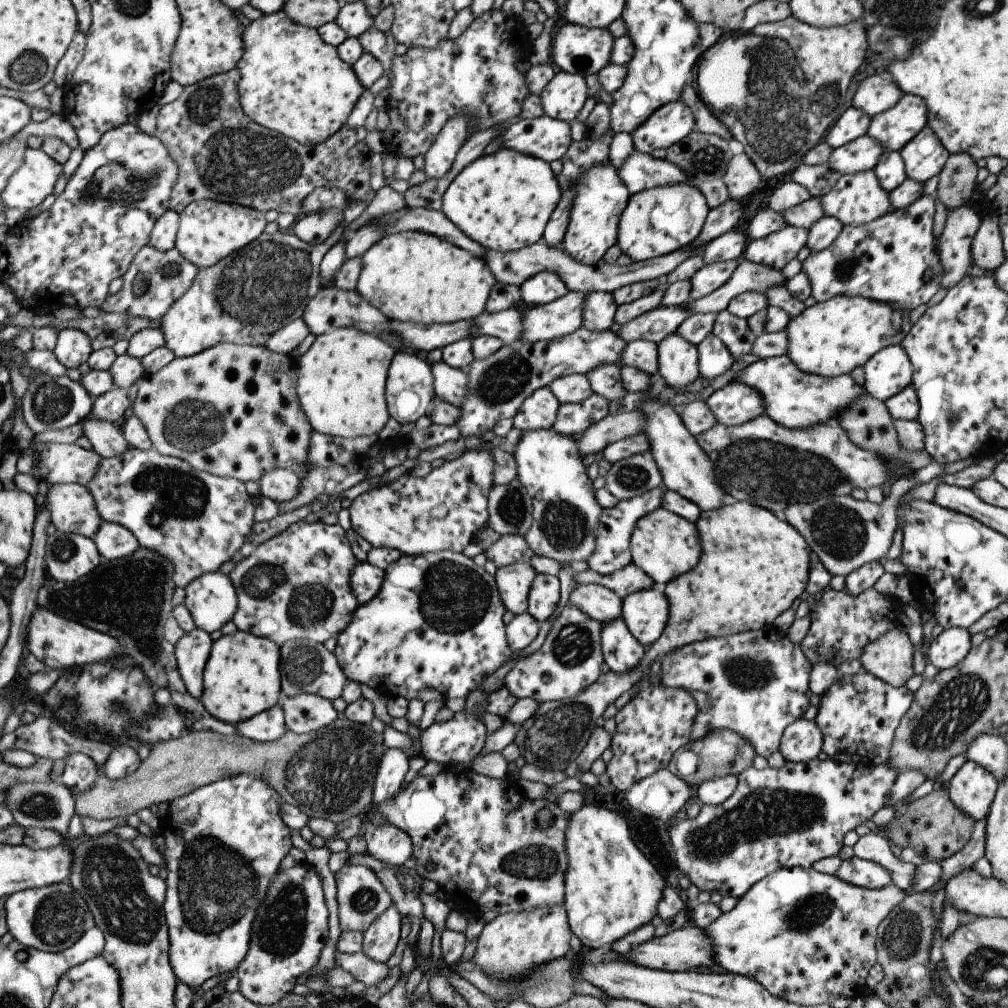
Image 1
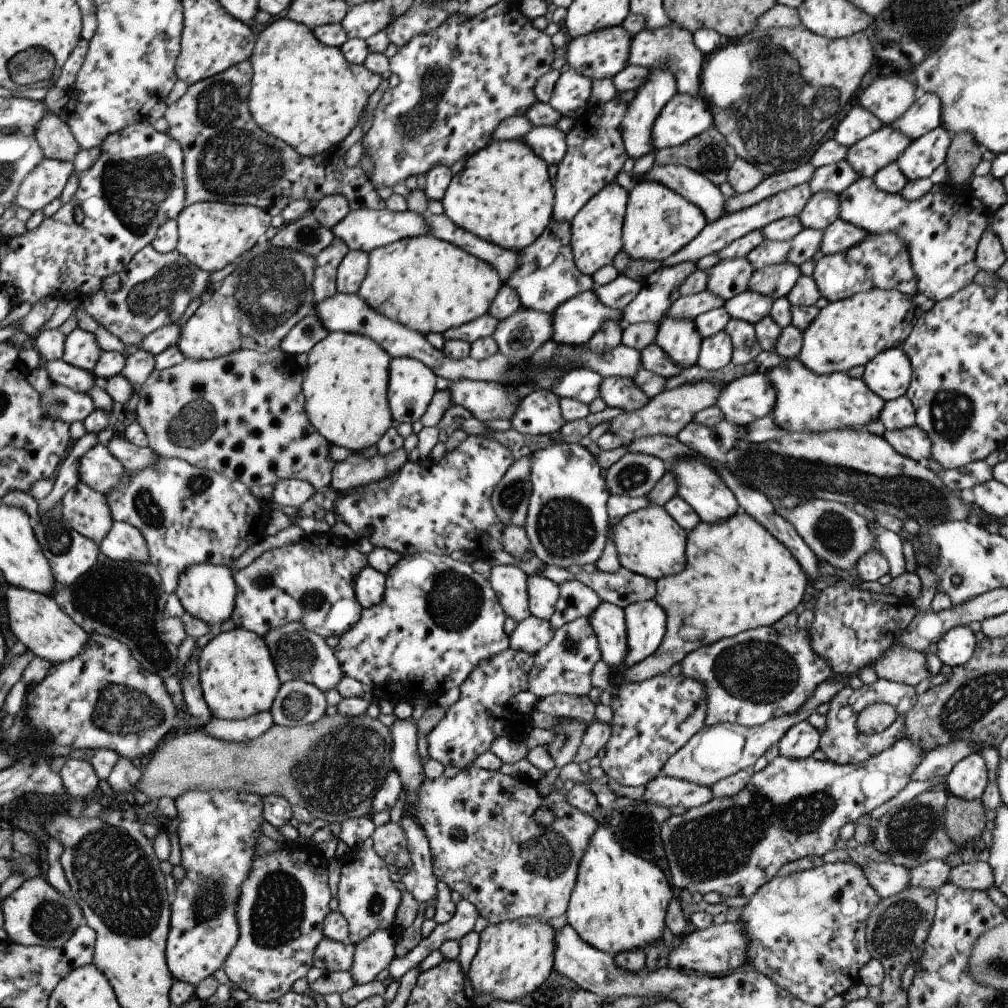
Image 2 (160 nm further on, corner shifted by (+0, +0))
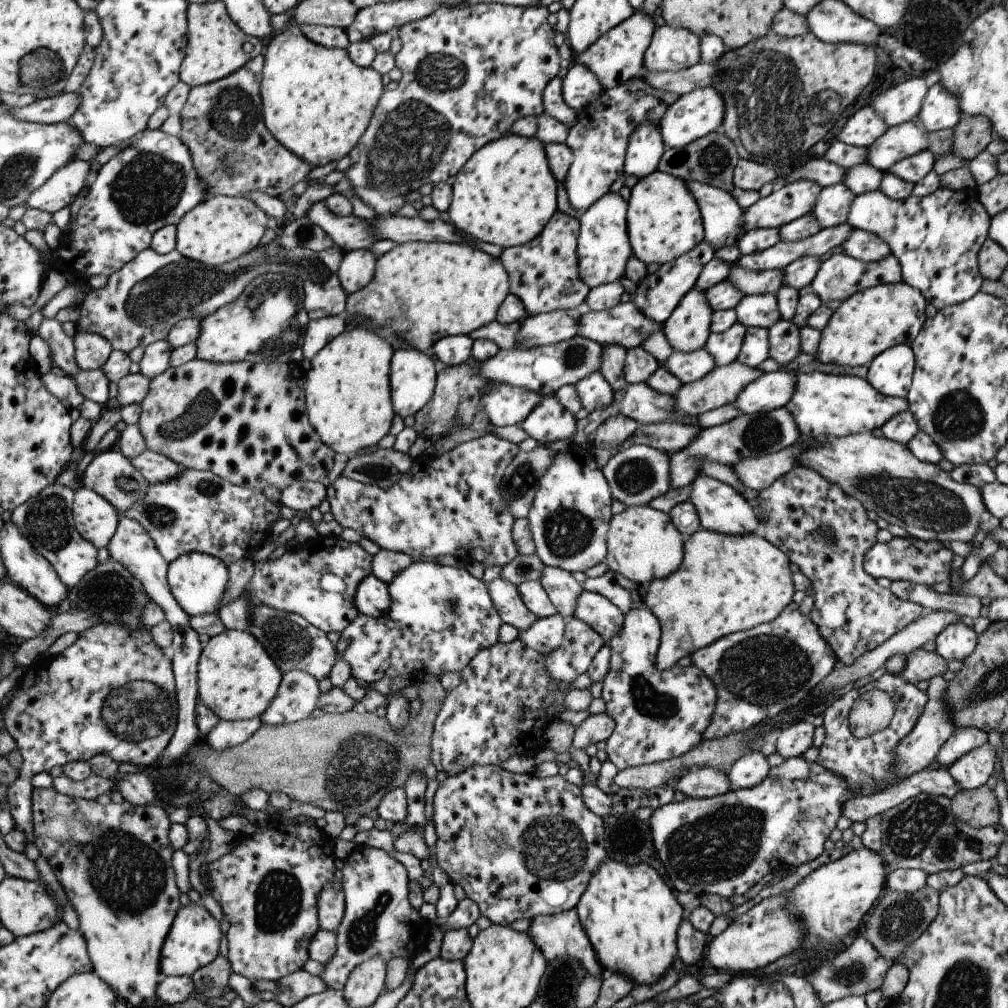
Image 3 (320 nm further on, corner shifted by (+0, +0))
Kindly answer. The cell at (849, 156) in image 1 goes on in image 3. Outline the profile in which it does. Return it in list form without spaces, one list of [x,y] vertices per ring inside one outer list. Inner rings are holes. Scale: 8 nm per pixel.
[[[907,121],[889,127],[867,148],[866,161],[873,168],[885,172],[894,162],[929,151],[932,159],[952,154],[952,129],[926,131],[915,122]]]

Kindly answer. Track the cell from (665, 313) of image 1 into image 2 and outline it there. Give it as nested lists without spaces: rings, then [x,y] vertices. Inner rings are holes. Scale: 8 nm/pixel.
[[[703,289],[701,292],[692,295],[681,295],[669,307],[664,318],[688,318],[693,320],[697,315],[723,307],[724,304],[725,300],[720,296],[715,296],[711,291]]]

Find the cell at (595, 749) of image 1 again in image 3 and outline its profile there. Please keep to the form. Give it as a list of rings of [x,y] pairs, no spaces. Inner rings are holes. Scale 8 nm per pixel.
[[[604,712],[588,715],[579,725],[575,726],[572,746],[584,749],[589,744],[605,740],[611,734],[613,727],[613,719]]]

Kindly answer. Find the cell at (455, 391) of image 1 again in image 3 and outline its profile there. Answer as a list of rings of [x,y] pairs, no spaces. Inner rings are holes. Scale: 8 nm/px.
[[[493,383],[489,384],[480,403],[484,413],[487,413],[489,417],[490,424],[495,427],[504,427],[519,425],[542,401],[542,398],[545,397],[526,388]]]

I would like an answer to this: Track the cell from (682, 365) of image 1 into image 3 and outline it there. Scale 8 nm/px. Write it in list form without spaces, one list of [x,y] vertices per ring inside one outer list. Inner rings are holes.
[[[691,287],[662,322],[662,333],[673,351],[682,353],[704,348],[712,315],[706,291]]]

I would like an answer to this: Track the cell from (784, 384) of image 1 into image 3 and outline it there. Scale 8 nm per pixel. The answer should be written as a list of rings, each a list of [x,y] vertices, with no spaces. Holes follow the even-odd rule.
[[[796,372],[793,394],[785,408],[794,418],[801,436],[813,439],[877,433],[892,416],[908,410],[906,399],[885,396],[877,392],[865,379],[851,375]]]

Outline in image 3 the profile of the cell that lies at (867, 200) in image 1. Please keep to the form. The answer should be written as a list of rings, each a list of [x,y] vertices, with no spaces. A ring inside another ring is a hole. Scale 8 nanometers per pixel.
[[[941,186],[924,197],[911,195],[904,201],[887,198],[881,191],[871,191],[856,195],[846,218],[853,229],[861,229],[876,234],[884,240],[899,263],[901,281],[922,292],[927,304],[938,310],[966,301],[979,293],[982,276],[978,271],[976,256],[980,246],[988,237],[990,216],[978,201],[973,191],[961,189],[954,191]]]

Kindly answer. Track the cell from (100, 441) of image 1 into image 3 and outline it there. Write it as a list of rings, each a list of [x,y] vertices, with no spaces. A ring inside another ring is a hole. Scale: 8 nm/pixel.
[[[147,449],[129,460],[150,485],[170,481],[181,470],[181,466],[176,462],[162,454],[154,453]]]

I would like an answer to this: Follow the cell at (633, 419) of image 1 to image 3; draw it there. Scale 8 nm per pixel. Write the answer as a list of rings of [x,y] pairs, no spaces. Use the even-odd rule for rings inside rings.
[[[736,360],[723,366],[715,366],[703,378],[690,383],[682,383],[673,396],[676,409],[687,416],[697,417],[701,413],[709,412],[717,407],[733,405],[739,392],[760,374],[757,367],[745,366]]]

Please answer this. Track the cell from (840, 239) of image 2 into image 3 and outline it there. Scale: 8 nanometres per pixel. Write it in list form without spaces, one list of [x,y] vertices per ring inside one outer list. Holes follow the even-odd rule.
[[[853,229],[840,245],[846,255],[864,263],[872,263],[890,254],[888,244],[876,234]]]

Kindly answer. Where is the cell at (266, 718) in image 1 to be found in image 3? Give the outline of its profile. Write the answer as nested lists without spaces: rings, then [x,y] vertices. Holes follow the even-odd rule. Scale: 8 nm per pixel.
[[[259,717],[244,721],[221,721],[205,735],[205,744],[223,750],[241,744],[261,726]]]

